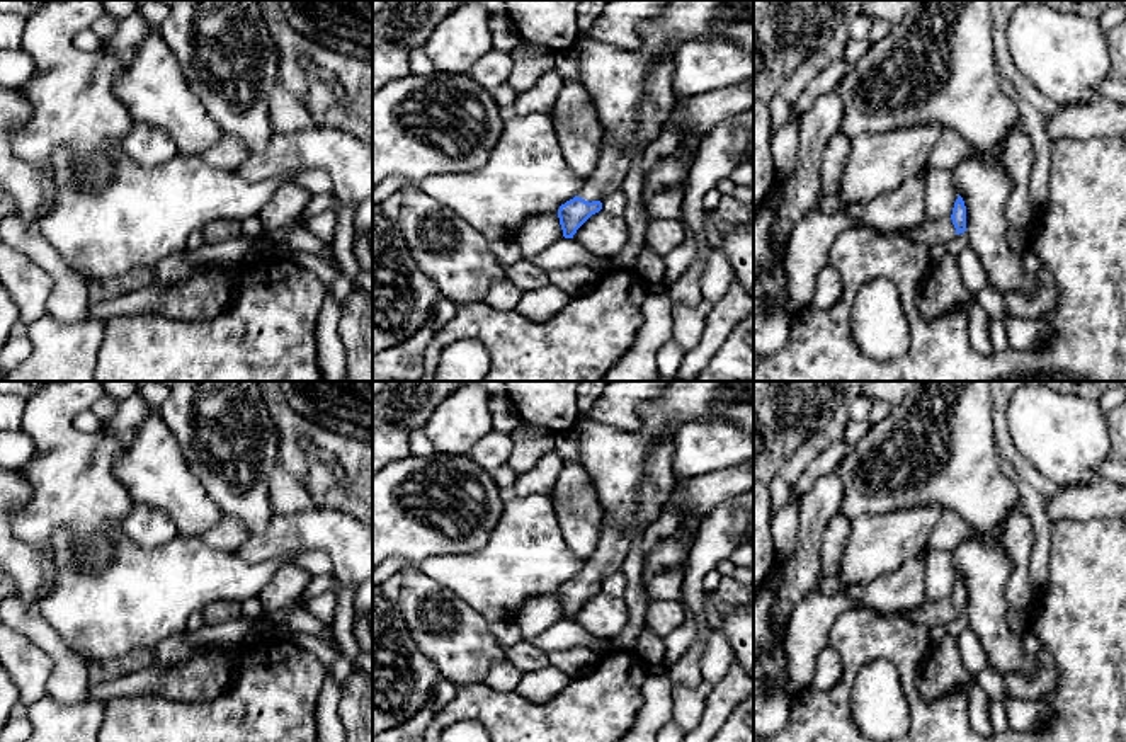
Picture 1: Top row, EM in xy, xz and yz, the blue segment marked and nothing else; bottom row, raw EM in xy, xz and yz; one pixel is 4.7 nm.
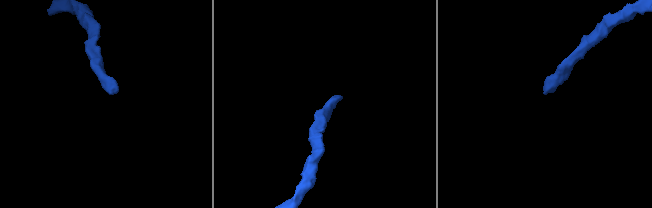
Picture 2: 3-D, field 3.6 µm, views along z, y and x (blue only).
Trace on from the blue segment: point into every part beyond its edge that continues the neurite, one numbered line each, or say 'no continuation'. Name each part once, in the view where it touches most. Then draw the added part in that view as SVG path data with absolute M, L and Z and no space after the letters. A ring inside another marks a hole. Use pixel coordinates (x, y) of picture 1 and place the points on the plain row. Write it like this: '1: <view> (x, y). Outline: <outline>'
1: xz (613, 548). Outline: M604 512L595 553L585 562L578 579L604 584L606 577L621 568L631 550L631 539L617 528L616 519Z

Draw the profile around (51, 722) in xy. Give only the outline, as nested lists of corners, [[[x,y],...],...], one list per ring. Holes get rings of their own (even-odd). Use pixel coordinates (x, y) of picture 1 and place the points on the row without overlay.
[[[46,694],[24,711],[34,728],[26,742],[97,742],[104,710],[102,701],[60,705]]]

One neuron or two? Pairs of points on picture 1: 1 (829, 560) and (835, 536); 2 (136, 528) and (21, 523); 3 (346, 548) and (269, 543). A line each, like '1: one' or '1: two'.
1: one
2: two
3: one

